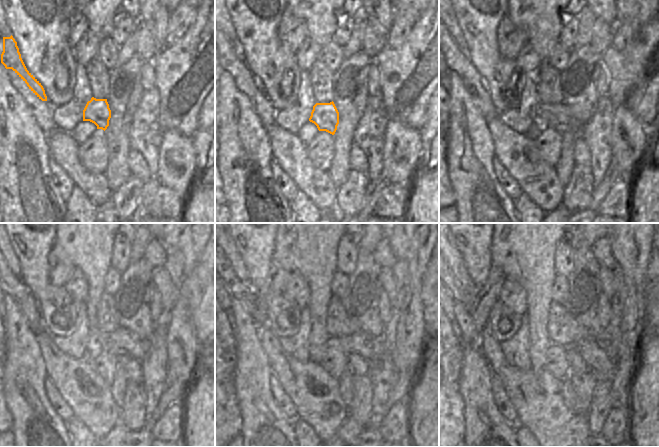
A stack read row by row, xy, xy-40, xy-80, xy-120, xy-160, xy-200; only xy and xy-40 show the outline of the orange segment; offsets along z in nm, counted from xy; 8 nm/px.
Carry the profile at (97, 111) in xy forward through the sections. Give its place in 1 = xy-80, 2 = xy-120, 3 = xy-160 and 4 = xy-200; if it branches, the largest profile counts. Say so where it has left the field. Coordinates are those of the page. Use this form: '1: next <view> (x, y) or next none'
1: next xy-80 (559, 117)
2: next xy-120 (121, 343)
3: next xy-160 (365, 345)
4: next xy-200 (592, 352)

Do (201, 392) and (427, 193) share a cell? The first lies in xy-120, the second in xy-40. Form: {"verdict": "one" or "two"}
{"verdict": "one"}

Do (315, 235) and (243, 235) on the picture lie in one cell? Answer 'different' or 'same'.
different

